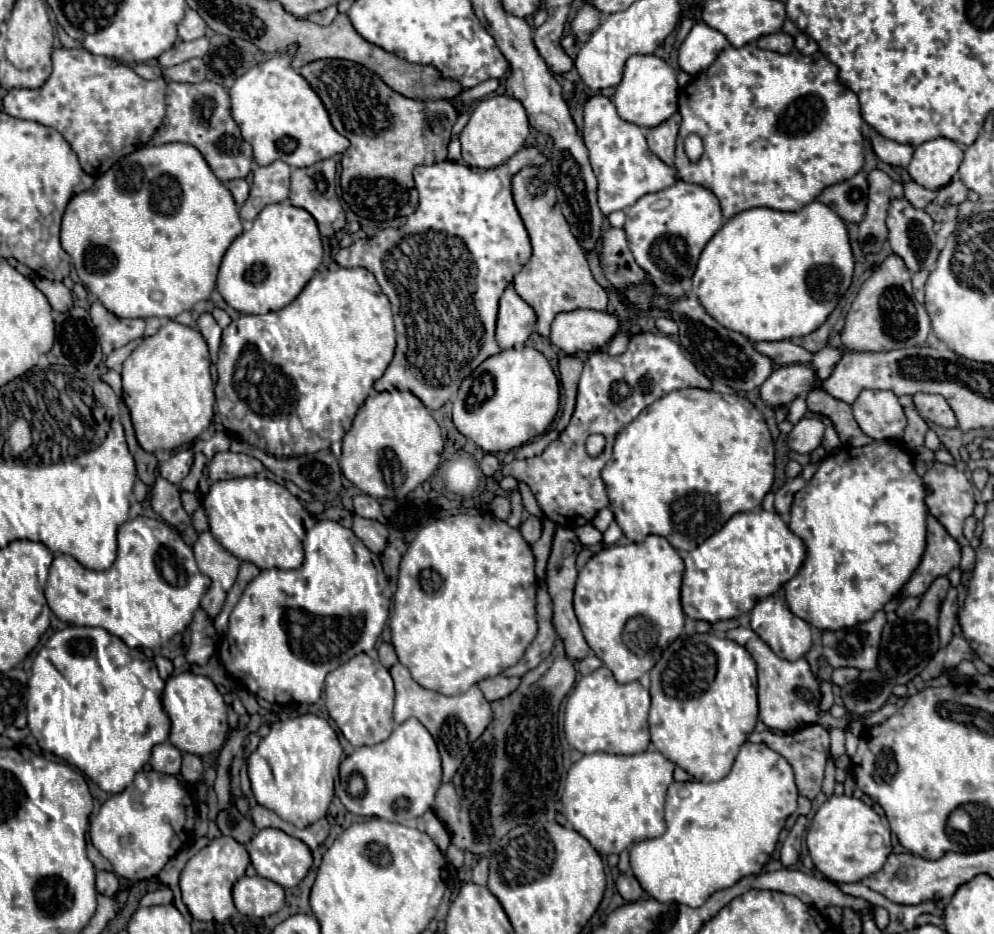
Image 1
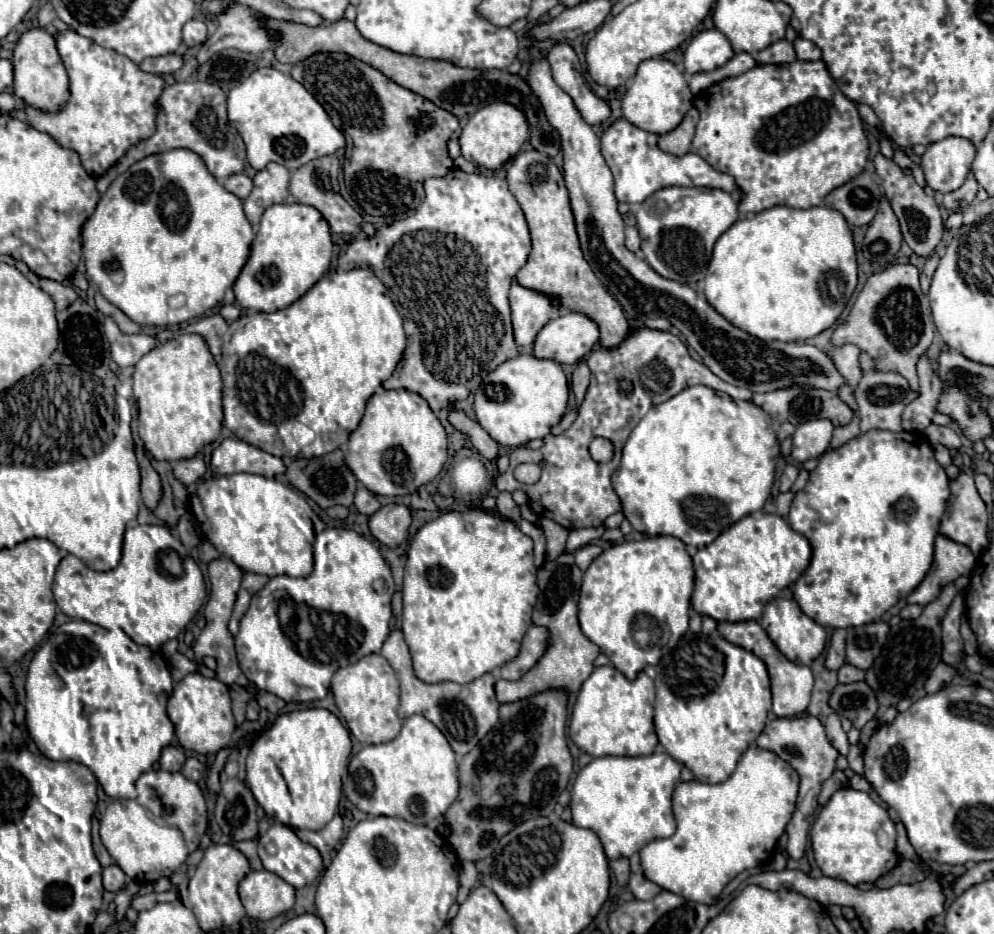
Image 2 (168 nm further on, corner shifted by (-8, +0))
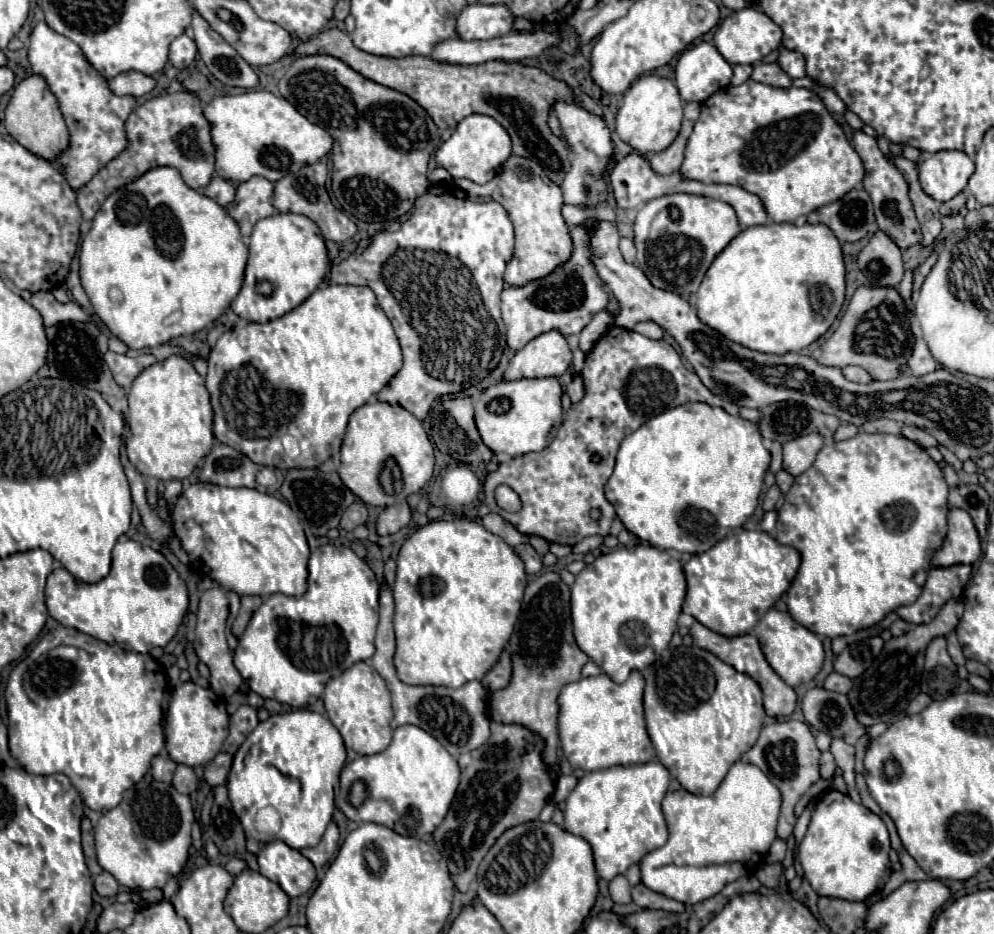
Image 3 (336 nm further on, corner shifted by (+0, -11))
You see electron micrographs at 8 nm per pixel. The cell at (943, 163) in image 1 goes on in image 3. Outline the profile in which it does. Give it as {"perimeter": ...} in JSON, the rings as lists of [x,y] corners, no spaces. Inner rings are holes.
{"perimeter":[[[941,150],[927,154],[919,162],[921,188],[937,202],[947,202],[957,196],[973,172],[973,160],[961,150]]]}

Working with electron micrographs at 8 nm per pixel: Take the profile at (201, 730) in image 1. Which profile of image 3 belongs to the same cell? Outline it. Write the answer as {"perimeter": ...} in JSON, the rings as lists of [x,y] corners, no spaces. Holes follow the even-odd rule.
{"perimeter":[[[183,682],[173,690],[167,718],[165,718],[165,738],[167,752],[177,764],[185,766],[207,766],[221,750],[227,738],[227,710],[225,700],[221,700],[209,688],[197,686],[193,682]]]}

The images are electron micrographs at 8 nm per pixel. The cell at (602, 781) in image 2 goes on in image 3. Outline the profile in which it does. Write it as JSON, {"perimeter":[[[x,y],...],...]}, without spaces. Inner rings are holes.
{"perimeter":[[[659,762],[587,772],[577,782],[565,800],[565,830],[591,844],[597,874],[603,880],[625,874],[631,864],[639,862],[647,852],[661,848],[667,842],[667,824],[661,812],[667,788],[669,772]]]}

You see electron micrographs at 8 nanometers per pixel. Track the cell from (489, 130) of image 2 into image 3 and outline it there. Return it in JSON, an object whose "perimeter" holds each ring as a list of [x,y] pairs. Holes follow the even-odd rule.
{"perimeter":[[[473,114],[459,122],[453,136],[447,142],[443,142],[441,148],[437,150],[435,160],[439,166],[447,168],[453,178],[471,178],[473,180],[473,176],[499,170],[507,162],[509,156],[511,156],[511,138],[509,138],[507,130],[491,116]]]}

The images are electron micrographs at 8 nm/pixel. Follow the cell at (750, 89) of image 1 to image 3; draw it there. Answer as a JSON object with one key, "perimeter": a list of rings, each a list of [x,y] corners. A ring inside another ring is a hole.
{"perimeter":[[[755,80],[721,88],[701,104],[701,114],[687,140],[681,174],[699,182],[735,184],[761,198],[773,222],[797,222],[813,210],[839,200],[865,176],[861,158],[841,126],[825,108],[821,96],[809,88],[775,88]]]}

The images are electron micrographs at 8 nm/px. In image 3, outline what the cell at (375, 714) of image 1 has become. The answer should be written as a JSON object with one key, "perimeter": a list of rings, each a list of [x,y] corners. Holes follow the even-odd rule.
{"perimeter":[[[357,662],[353,664],[353,668],[347,668],[341,676],[329,680],[325,684],[323,702],[329,720],[343,736],[347,748],[355,750],[357,754],[379,754],[391,744],[391,694],[387,690],[385,680],[367,662]]]}

